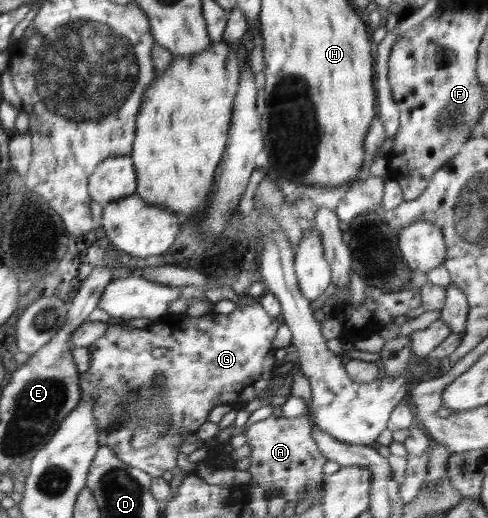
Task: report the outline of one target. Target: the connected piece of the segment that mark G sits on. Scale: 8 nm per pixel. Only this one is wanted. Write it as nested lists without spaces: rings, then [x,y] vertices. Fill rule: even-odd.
[[[259,302],[249,306],[238,305],[229,314],[209,312],[195,317],[186,313],[173,315],[167,312],[163,319],[153,319],[146,328],[135,328],[133,331],[123,329],[121,323],[114,323],[101,338],[87,346],[91,353],[91,362],[87,373],[80,378],[82,400],[93,400],[94,403],[93,416],[99,426],[100,446],[109,446],[125,464],[144,470],[149,476],[163,477],[163,474],[167,474],[165,470],[172,471],[177,466],[177,454],[183,440],[207,422],[207,416],[215,406],[227,404],[243,408],[263,390],[267,390],[266,394],[271,393],[271,398],[268,398],[271,405],[281,406],[291,394],[293,384],[293,381],[283,379],[281,385],[273,381],[286,370],[275,361],[276,349],[271,345],[281,324],[282,322],[277,320],[277,317],[272,317]],[[155,348],[167,348],[169,351],[163,357],[154,358],[151,352]],[[155,373],[162,374],[162,384],[154,382]],[[155,394],[161,394],[157,408],[163,407],[166,410],[164,416],[157,417],[158,423],[163,418],[167,420],[164,434],[162,438],[146,446],[145,450],[133,450],[131,439],[134,430],[141,427],[138,426],[141,423],[138,422],[140,412],[145,405],[152,403]]]

